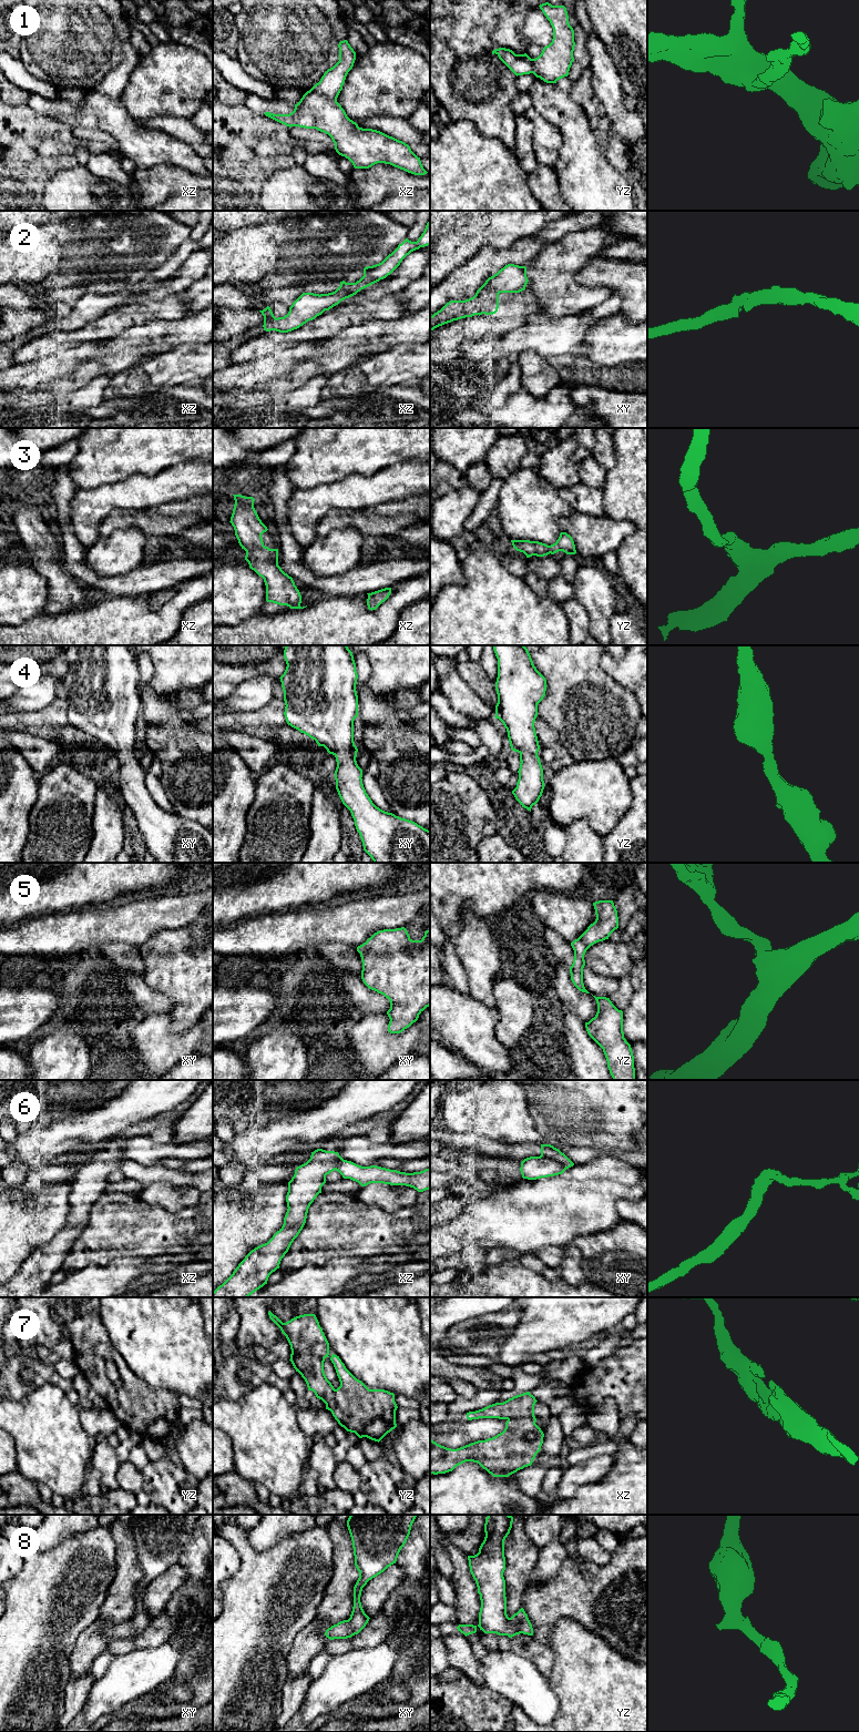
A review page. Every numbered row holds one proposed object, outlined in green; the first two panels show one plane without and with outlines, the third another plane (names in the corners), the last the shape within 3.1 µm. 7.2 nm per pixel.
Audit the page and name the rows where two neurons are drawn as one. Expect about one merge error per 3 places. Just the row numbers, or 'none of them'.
2, 6

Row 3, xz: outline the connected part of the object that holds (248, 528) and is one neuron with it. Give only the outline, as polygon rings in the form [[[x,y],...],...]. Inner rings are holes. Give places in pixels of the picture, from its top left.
[[[233,495],[235,505],[233,509],[233,513],[231,517],[231,523],[234,527],[235,536],[238,540],[239,546],[242,549],[246,551],[245,560],[248,562],[249,568],[254,570],[259,577],[264,579],[266,585],[266,601],[273,602],[279,605],[287,605],[290,609],[304,609],[306,607],[300,607],[301,603],[301,595],[292,577],[285,573],[282,568],[278,566],[278,549],[269,549],[268,547],[264,546],[262,534],[266,532],[268,529],[259,519],[255,508],[253,497],[245,497],[242,495]]]

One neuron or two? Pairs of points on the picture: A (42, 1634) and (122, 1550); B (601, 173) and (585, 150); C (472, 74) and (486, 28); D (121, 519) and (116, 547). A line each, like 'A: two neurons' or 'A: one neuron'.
A: two neurons
B: one neuron
C: one neuron
D: two neurons

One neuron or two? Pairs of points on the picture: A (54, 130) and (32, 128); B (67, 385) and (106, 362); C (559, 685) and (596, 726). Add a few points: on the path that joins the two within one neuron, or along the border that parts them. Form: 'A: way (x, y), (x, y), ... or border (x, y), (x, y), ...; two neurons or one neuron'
A: way (49, 129), (38, 128); one neuron
B: way (77, 380), (91, 368), (96, 367); one neuron
C: way (568, 695), (589, 716); one neuron

